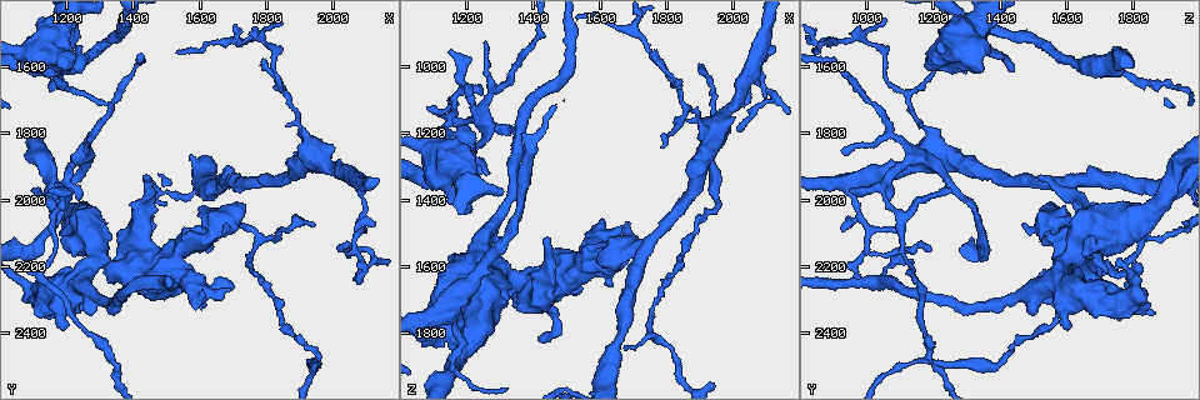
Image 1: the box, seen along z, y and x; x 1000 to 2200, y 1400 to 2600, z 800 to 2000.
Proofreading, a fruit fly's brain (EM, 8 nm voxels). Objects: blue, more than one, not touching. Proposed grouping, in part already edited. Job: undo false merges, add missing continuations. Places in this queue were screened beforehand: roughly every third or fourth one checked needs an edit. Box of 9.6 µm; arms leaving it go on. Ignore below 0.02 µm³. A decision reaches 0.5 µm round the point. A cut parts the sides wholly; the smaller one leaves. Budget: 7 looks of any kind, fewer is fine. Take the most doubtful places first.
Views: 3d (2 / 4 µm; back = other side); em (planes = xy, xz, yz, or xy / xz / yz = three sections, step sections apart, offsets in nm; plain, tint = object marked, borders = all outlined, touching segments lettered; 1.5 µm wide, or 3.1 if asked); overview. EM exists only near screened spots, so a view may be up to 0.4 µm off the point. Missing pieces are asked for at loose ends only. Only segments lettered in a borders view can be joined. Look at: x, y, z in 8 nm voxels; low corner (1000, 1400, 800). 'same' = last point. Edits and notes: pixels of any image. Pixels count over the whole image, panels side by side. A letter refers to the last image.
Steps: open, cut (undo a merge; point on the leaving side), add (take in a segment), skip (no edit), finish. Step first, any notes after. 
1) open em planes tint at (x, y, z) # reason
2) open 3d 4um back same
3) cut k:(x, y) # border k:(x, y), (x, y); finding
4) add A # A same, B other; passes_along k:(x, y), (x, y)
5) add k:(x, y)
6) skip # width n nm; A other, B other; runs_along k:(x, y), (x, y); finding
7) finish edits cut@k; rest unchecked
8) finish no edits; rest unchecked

open em yz step 8 borders at (1200, 1600, 1450) # an open end

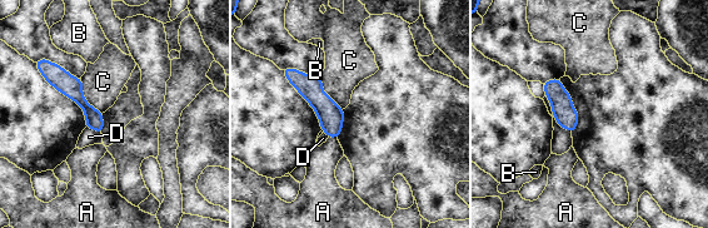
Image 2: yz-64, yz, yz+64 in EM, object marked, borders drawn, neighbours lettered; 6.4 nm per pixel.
open em planes borders same # cut it another way

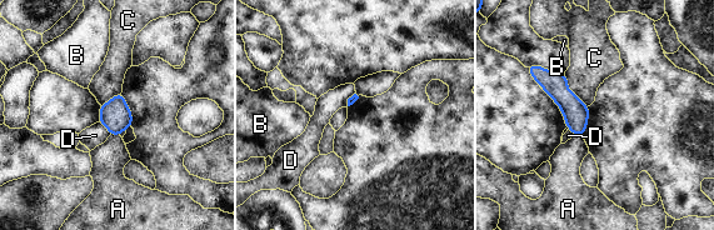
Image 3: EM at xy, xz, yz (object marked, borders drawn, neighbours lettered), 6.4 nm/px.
skip # A other, B other, C other, D other; border 3:(564, 75), (568, 88), (587, 106); none of them fits

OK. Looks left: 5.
open em planes borders at (2100, 2090, 1100)

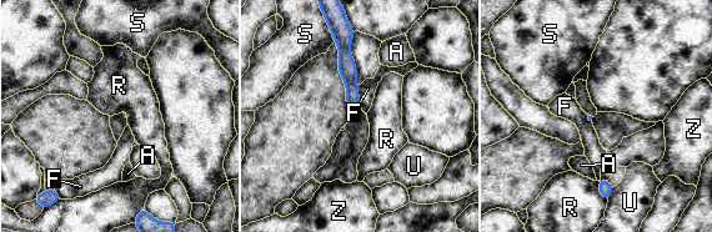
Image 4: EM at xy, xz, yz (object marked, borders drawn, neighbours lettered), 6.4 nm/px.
skip # A other, F other, R other, S other, U other, Z other; runs_along 4:(346, 44), (346, 67), (357, 106); no lettered segment goes on from it

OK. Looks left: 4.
open 3d 4um back at (1220, 1560, 1200) # free end

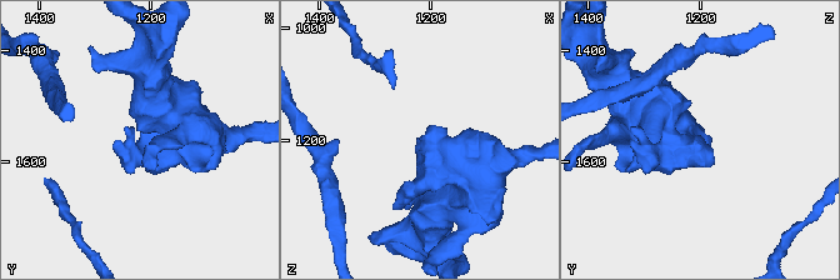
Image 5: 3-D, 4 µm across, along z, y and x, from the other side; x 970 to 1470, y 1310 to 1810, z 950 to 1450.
open em planes borders at (1225, 1555, 1210) # need the tissue

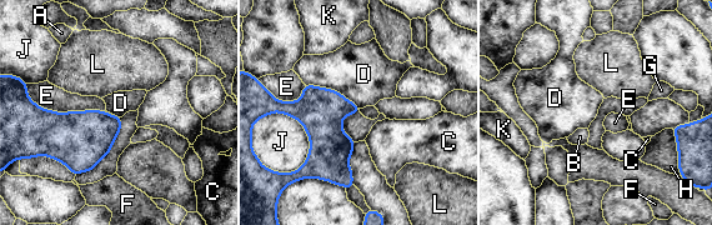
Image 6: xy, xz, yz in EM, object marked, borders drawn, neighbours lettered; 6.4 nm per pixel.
skip # A other, B other, C other, D other, E other, F other, G other, H other, J other, K other, L other; border 6:(305, 84), (334, 89), (360, 108); none of them fits

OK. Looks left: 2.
finish no edits; rest unchecked

